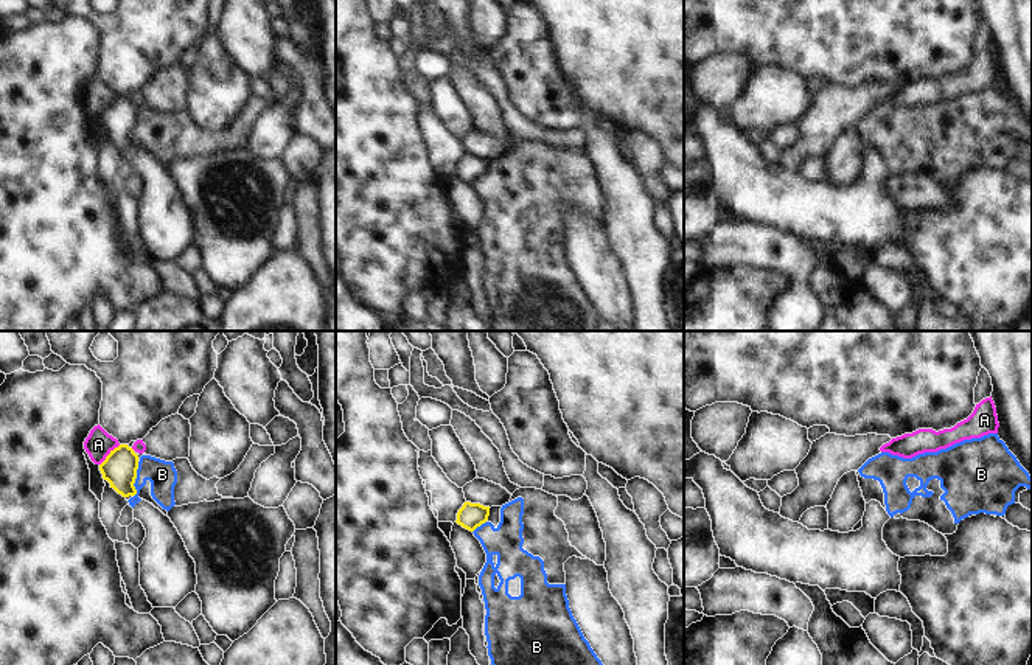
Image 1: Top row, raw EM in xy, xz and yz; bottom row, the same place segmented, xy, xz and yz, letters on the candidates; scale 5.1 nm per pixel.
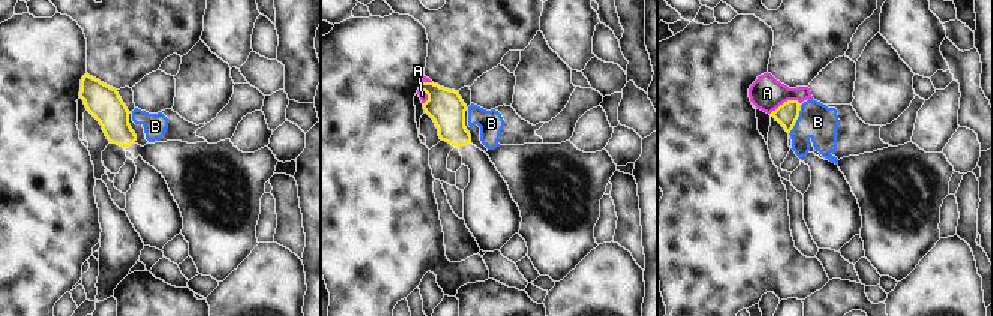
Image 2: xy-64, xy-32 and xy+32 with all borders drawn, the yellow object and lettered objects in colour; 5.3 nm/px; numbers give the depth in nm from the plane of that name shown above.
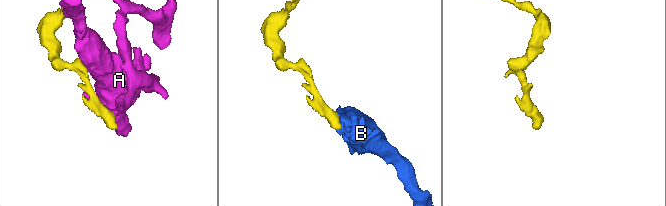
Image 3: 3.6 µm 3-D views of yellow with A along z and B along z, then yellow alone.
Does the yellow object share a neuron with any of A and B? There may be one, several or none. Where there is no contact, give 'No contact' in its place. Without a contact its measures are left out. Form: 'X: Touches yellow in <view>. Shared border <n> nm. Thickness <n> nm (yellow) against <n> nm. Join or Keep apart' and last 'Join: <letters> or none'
A: Touches yellow in xy. Shared border 160 nm. Thickness 180 nm (yellow) against 140 nm. Keep apart
B: Touches yellow in xy. Shared border 190 nm. Thickness 180 nm (yellow) against 150 nm. Keep apart
Join: none.

